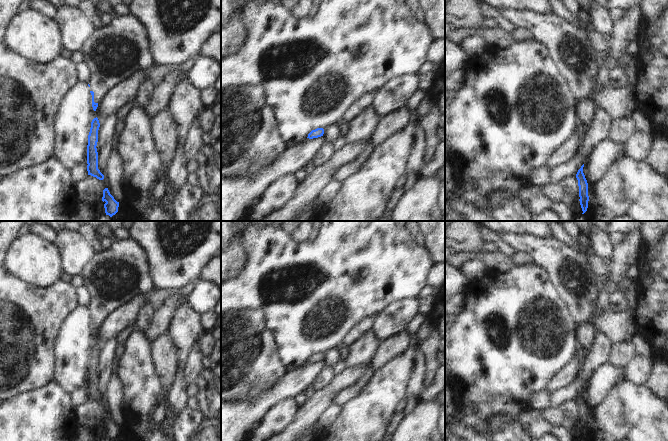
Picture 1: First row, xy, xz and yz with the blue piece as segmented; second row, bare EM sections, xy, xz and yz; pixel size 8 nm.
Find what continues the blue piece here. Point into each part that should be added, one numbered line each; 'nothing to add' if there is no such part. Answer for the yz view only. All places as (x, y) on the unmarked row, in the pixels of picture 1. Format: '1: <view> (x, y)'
nothing to add

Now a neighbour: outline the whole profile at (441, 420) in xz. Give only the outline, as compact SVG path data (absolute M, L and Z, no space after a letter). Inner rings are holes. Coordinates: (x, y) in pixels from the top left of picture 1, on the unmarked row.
M445 405L440 407L437 428L441 436L445 439Z

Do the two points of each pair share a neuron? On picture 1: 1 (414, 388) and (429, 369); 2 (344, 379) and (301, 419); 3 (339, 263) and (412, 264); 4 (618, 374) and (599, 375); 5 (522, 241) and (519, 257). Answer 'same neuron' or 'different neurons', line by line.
1: different neurons
2: same neuron
3: same neuron
4: same neuron
5: different neurons

